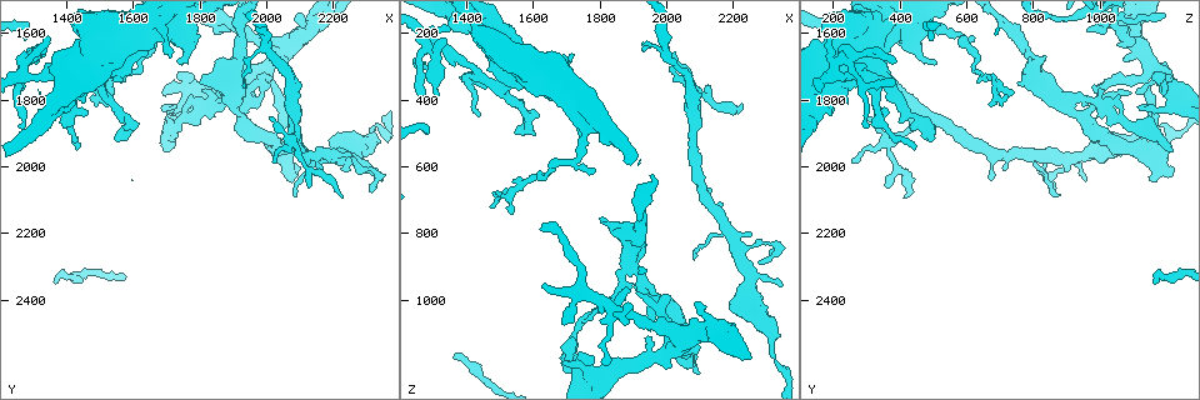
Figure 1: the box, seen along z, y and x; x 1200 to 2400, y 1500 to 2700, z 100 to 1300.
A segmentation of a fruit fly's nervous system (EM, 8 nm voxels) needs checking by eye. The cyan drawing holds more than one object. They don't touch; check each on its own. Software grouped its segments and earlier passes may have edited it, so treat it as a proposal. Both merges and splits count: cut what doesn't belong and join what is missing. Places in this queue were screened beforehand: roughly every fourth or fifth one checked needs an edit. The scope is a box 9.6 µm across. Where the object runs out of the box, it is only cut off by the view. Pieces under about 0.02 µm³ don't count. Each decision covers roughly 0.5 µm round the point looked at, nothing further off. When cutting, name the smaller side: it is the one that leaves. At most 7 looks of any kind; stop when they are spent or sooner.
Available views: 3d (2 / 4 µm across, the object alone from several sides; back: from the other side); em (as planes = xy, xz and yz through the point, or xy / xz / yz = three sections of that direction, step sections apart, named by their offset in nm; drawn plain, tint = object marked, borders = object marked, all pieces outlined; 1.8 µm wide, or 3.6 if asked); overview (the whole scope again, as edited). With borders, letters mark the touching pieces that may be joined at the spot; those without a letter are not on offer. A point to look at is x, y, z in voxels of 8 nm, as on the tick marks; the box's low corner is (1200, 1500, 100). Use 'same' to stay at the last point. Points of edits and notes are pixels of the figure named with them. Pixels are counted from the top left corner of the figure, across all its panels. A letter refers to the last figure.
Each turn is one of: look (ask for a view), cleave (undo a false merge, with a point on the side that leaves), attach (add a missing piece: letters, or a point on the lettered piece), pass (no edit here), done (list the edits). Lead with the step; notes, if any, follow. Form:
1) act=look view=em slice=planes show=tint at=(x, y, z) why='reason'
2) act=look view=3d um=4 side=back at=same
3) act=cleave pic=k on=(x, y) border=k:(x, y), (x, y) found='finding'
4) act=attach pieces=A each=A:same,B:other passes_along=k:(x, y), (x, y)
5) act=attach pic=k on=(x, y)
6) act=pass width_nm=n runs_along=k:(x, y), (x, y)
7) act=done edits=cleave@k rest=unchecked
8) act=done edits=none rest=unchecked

act=look view=3d um=4 at=(1520, 1780, 730) why='thin end'

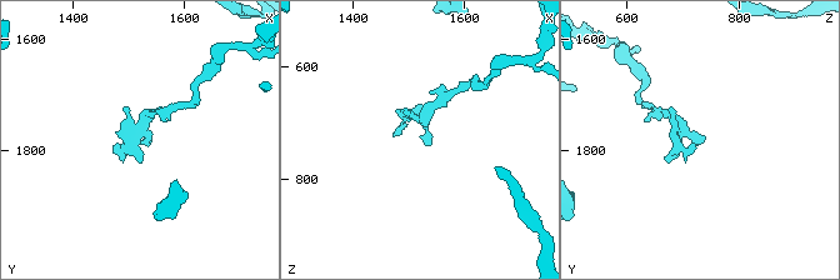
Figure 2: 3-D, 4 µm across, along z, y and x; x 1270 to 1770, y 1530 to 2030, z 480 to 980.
act=look view=em slice=xy step=16 show=borders at=(1520, 1780, 725)

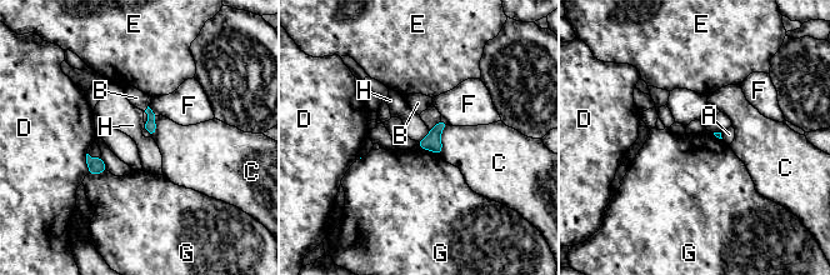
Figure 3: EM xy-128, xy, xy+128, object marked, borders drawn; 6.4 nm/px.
act=pass each=A:other,B:other,C:other,D:other,E:other,F:other,G:other,H:other border=3:(429, 130), (418, 141) found='no lettered piece goes on from it'

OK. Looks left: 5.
act=look view=em slice=xz step=8 show=borders at=(1930, 1850, 940) why='branch point'

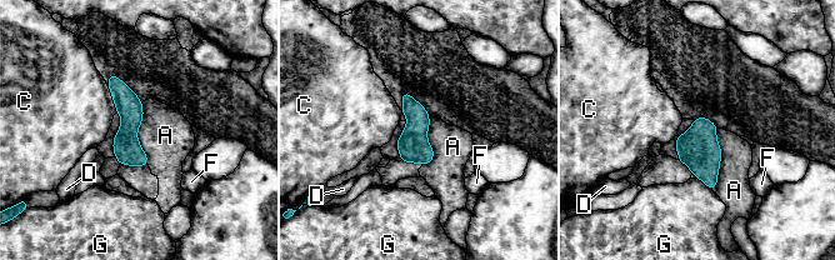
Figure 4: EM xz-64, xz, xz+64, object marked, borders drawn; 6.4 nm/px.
act=pass each=A:other,C:other,D:other,F:other,G:other runs_along=4:(111, 79), (141, 163) found='all the same neuron'

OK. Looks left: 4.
act=look view=3d um=2 at=(2310, 2070, 860) why='thin end'

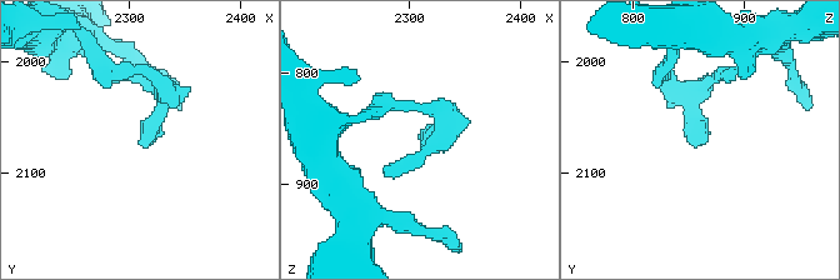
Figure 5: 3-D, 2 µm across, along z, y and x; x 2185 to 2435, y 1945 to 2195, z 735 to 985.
act=look view=em slice=planes show=plain at=(2312, 2074, 852)

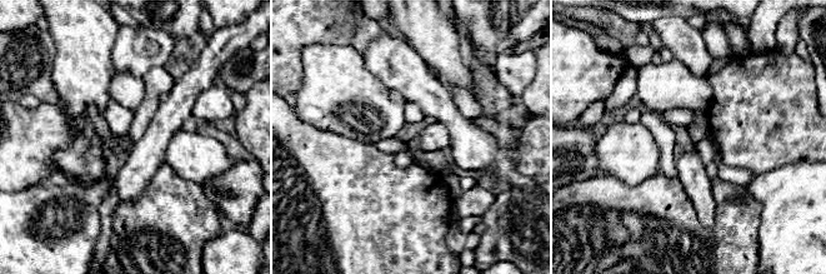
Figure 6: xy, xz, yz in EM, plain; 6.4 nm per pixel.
act=look view=em slice=planes show=borders at=same why='see the neighbours'

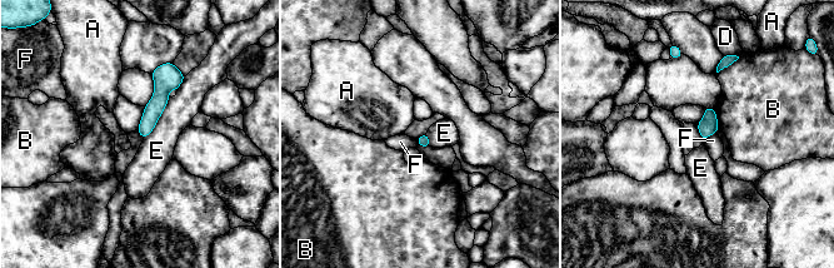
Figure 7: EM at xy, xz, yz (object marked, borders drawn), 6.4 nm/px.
act=pass width_nm=70 each=A:other,B:other,D:other,E:other,F:other runs_along=7:(166, 65), (160, 98), (143, 133) found='none of them fits'

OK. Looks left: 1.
act=done edits=none rest=unchecked

